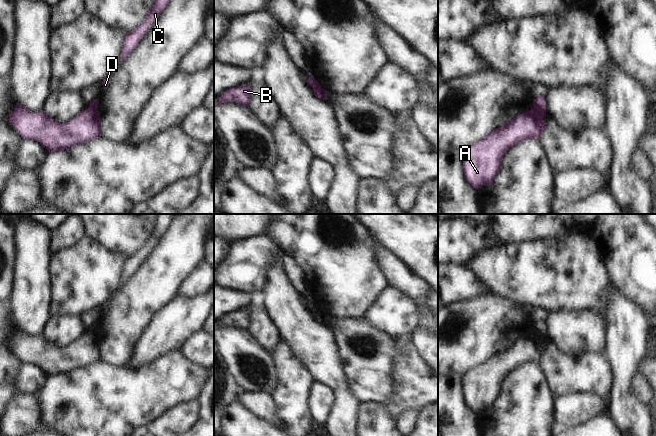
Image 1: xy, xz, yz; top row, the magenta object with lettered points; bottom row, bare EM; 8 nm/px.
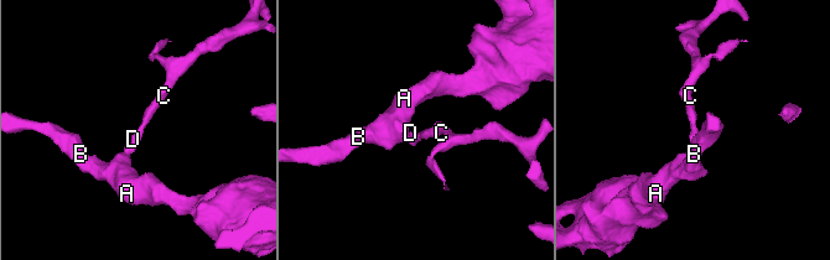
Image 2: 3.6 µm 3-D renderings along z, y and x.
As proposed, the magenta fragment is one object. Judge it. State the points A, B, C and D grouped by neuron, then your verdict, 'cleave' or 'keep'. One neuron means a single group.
groups A B / C D; cleave

